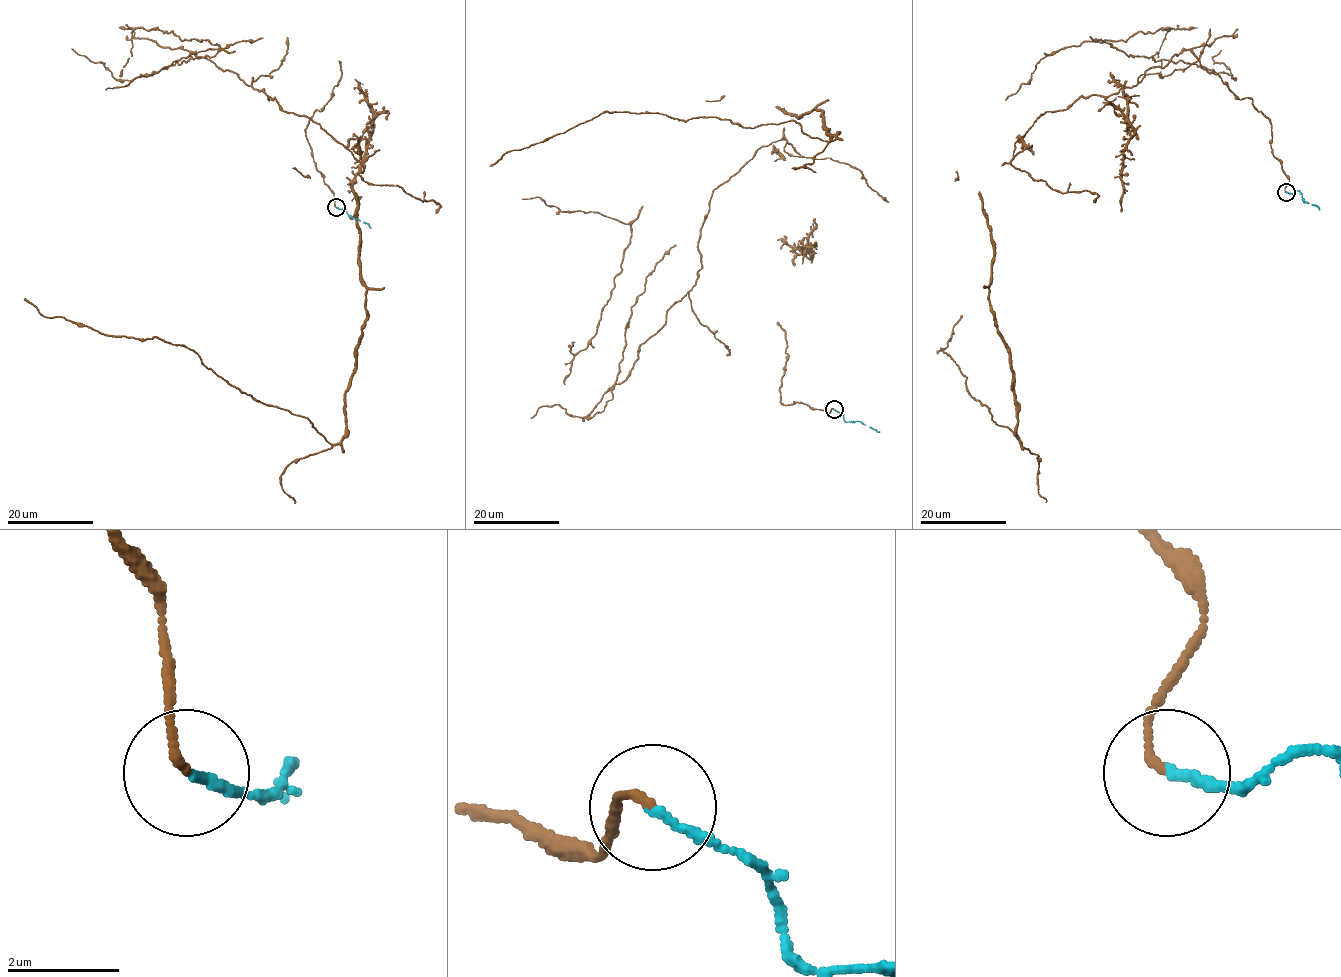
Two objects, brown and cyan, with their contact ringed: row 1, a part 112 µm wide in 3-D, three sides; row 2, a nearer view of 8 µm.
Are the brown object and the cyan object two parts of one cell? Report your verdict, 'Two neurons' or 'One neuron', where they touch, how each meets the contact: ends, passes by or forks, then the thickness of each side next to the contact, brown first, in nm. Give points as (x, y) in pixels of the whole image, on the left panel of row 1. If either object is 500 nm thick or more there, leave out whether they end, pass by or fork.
One neuron. Place: (336, 207). At the ring brown ends. At the ring cyan ends. Thickness 130 nm (brown) against 150 nm

